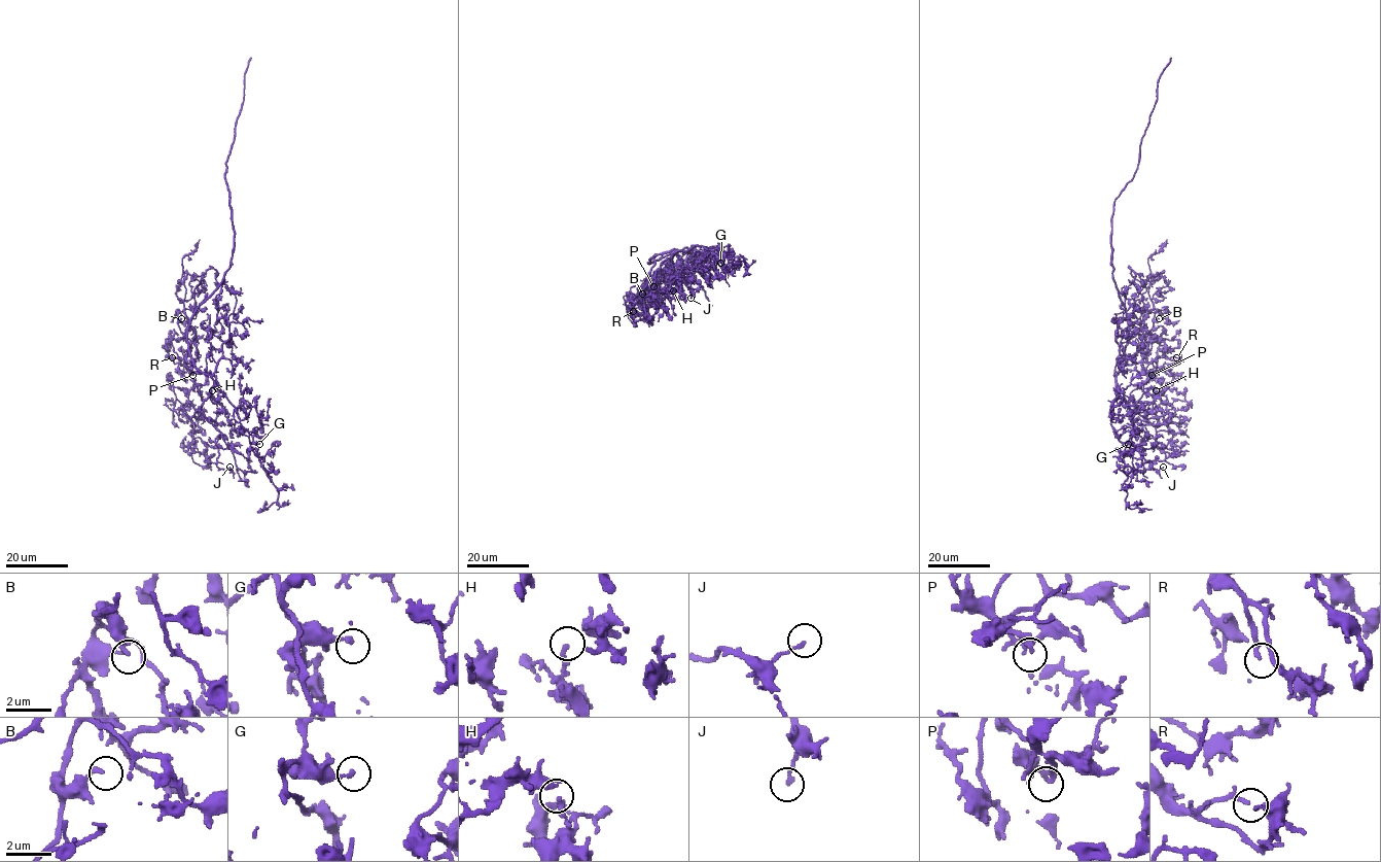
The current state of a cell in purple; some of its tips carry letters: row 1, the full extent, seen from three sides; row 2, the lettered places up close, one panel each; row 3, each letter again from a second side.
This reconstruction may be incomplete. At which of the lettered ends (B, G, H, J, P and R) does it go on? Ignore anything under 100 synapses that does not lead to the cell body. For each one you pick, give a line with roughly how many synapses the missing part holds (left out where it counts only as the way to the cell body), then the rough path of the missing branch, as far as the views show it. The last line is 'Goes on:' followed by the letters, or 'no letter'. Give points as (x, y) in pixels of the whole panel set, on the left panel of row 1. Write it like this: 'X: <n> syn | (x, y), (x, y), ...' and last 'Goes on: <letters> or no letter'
Goes on: no letter

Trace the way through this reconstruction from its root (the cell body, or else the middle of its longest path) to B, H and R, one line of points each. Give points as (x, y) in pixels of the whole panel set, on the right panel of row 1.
B: (1125, 306), (1129, 330), (1124, 359), (1129, 365), (1137, 364), (1143, 357), (1153, 338), (1149, 330), (1159, 318)
H: (1125, 306), (1128, 343), (1116, 376), (1117, 385), (1134, 403), (1153, 402), (1156, 390)
R: (1125, 306), (1129, 330), (1124, 360), (1131, 365), (1145, 359), (1153, 342), (1167, 357), (1176, 357)

